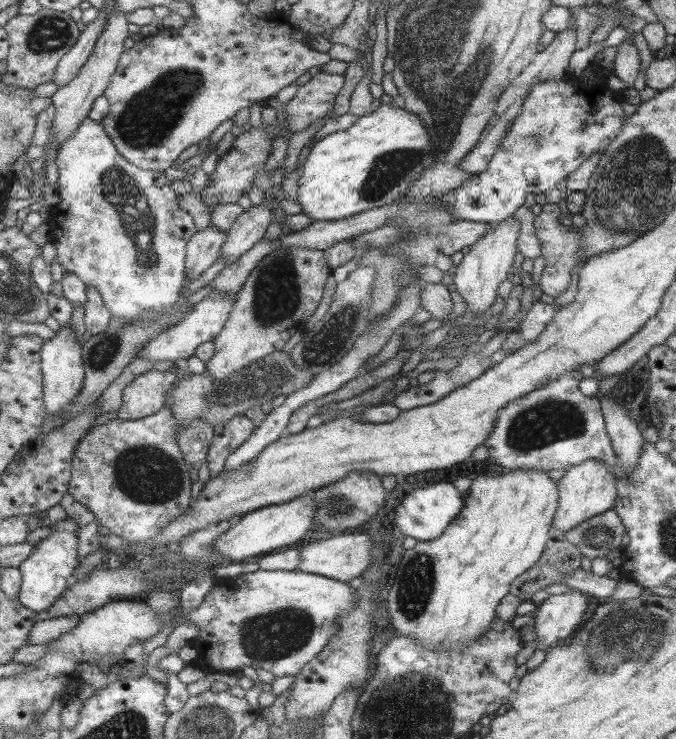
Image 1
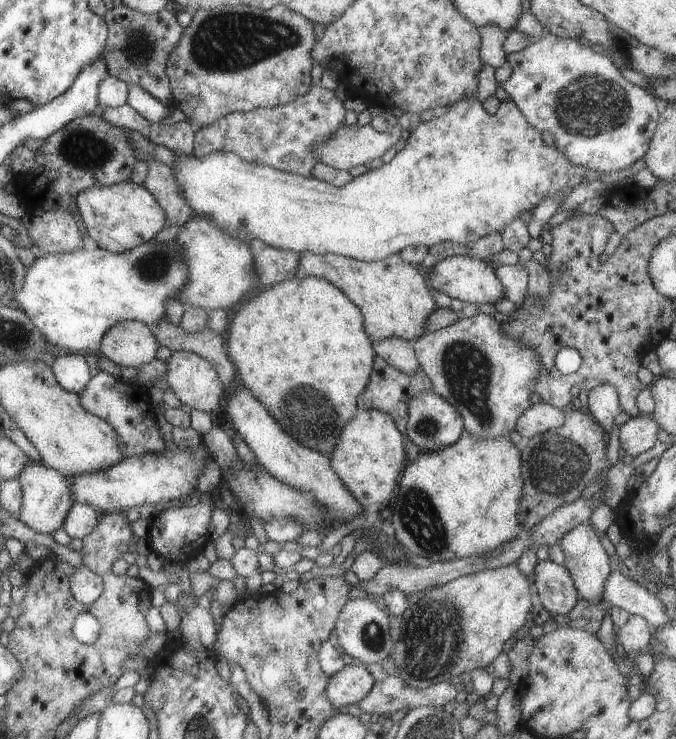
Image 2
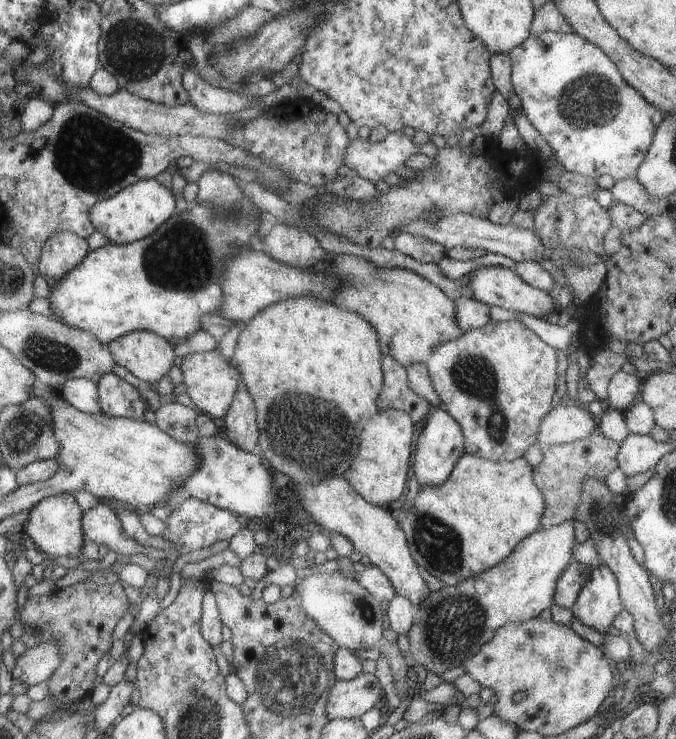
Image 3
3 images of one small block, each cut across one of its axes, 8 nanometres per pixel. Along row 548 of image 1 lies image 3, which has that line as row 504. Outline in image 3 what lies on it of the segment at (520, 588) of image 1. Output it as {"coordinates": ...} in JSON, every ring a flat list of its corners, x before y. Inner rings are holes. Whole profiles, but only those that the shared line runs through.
{"coordinates":[[597,427,579,440,550,447,544,446,541,449,541,461,532,467,534,484,542,492,545,500,545,510,542,512,538,530,558,525,569,519,573,520,581,480,583,477,604,479,609,472,618,467,617,451,618,444,603,436]]}

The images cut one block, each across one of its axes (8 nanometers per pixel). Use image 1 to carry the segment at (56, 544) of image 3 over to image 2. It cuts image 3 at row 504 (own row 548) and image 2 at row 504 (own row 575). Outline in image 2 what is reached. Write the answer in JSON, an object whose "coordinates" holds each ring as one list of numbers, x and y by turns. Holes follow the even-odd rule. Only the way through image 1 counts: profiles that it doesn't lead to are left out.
{"coordinates":[[27,460,27,464,23,466,23,470,17,476,20,486,20,503,19,520,41,534,50,534,53,530,57,530,66,520,66,516,70,512,71,494,69,488,63,480,60,472,53,468,47,468,40,460]]}

